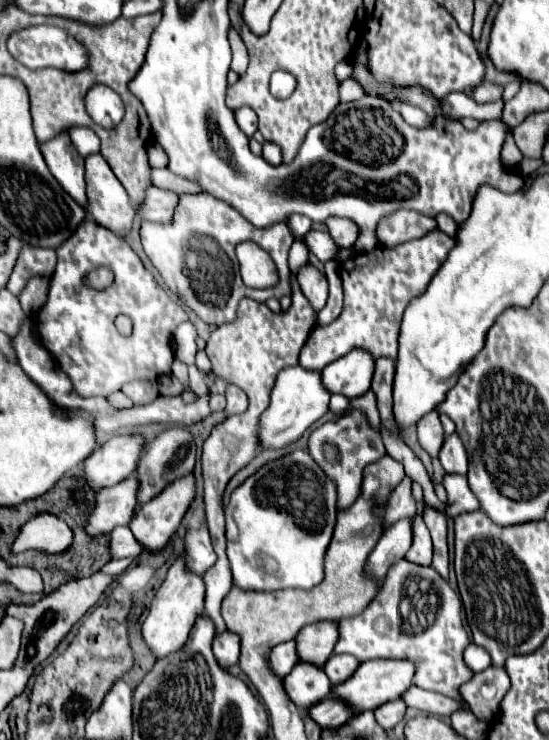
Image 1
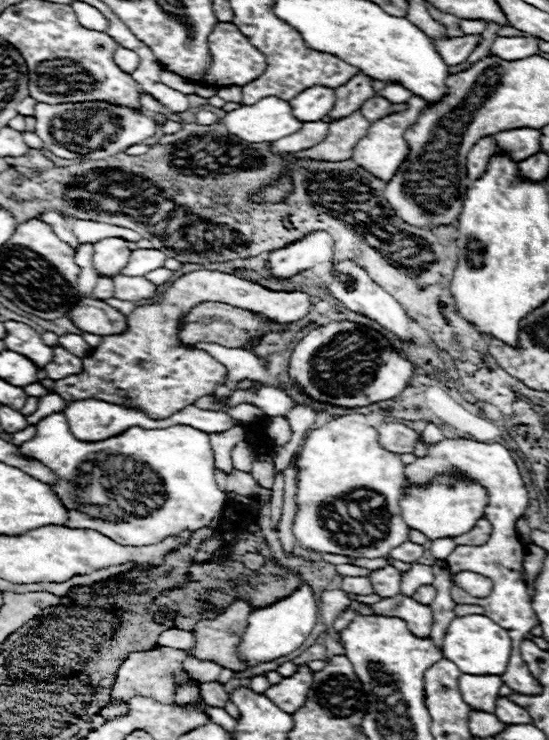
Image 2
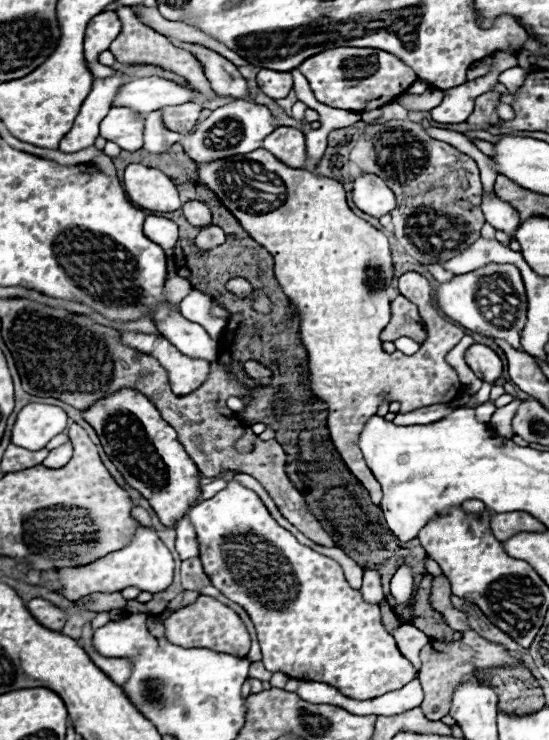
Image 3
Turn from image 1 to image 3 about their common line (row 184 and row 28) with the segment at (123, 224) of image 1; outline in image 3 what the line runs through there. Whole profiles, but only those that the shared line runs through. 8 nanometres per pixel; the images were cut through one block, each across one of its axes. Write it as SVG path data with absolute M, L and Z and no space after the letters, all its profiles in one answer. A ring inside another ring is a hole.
M100 12L94 16L86 28L84 54L88 62L96 62L96 56L112 44L112 40L122 32L122 22L116 12Z

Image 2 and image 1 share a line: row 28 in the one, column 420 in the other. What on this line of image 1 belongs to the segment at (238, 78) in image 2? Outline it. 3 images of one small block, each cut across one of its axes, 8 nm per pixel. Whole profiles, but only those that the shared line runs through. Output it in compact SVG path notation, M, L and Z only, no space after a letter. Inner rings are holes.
M398 210L379 222L379 244L394 247L400 242L418 240L436 230L436 220L414 210Z

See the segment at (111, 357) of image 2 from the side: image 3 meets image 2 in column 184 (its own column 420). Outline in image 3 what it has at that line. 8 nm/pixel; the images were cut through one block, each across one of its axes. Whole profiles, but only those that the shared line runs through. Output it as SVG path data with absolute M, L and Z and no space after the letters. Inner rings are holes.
M264 148L244 156L228 156L224 160L200 164L196 174L198 184L210 188L218 198L222 198L220 202L238 218L242 228L274 256L276 278L302 320L300 334L308 350L312 390L320 400L328 404L330 438L342 460L348 464L350 472L364 484L364 488L370 492L372 502L378 506L382 500L382 490L358 448L360 432L366 422L376 414L382 400L400 402L402 414L412 411L412 408L422 408L424 404L446 404L454 400L462 384L454 368L446 364L446 354L462 340L464 330L445 320L438 309L430 305L430 296L434 296L430 280L426 280L418 272L406 272L400 276L398 288L402 296L408 296L408 300L418 306L427 331L426 342L412 355L382 350L380 332L390 320L390 298L386 294L386 288L394 278L390 242L384 232L358 218L348 208L346 194L340 182L326 176L316 176L302 168L290 168Z

